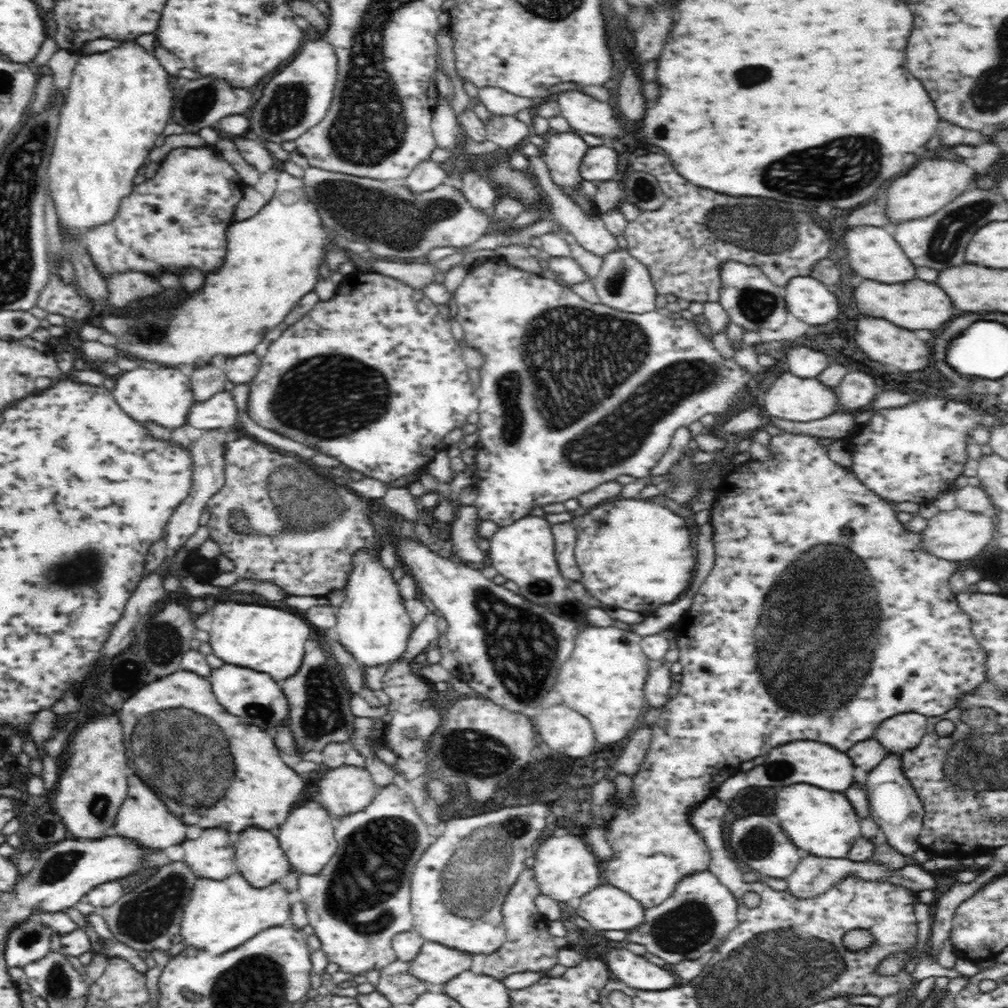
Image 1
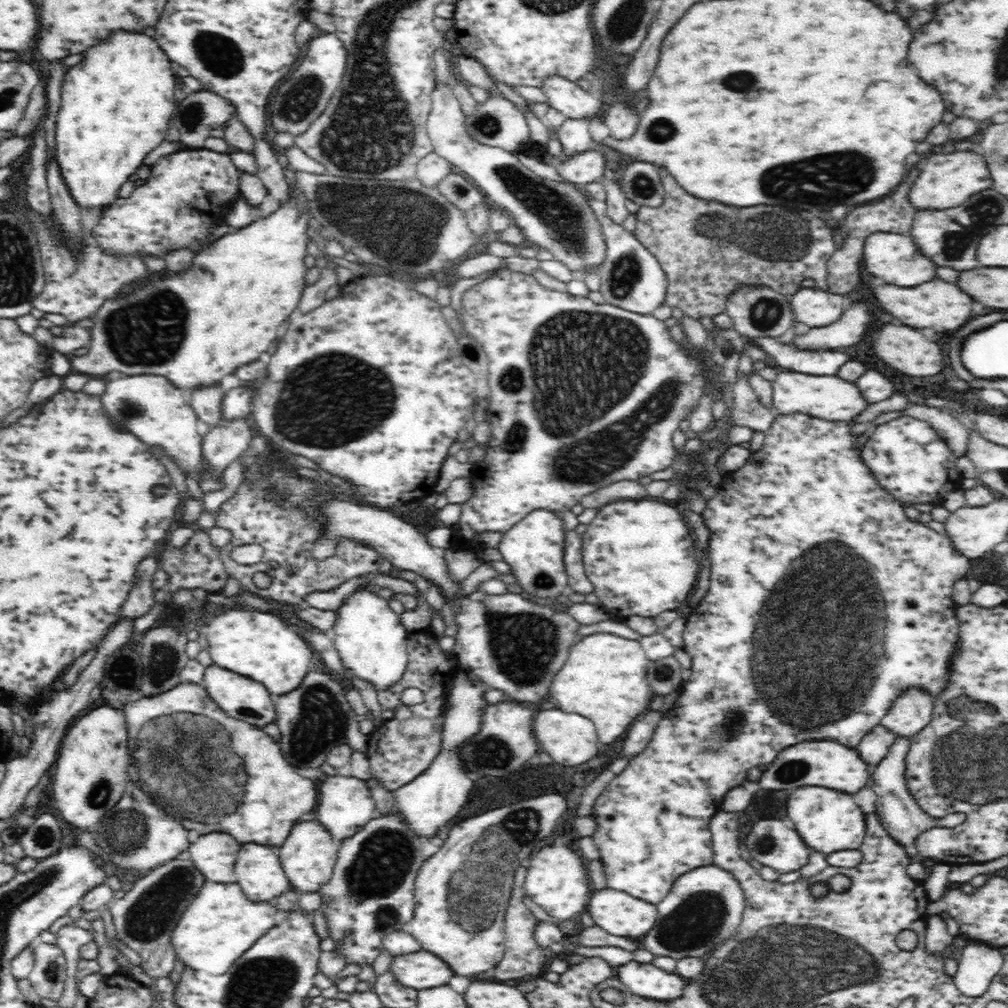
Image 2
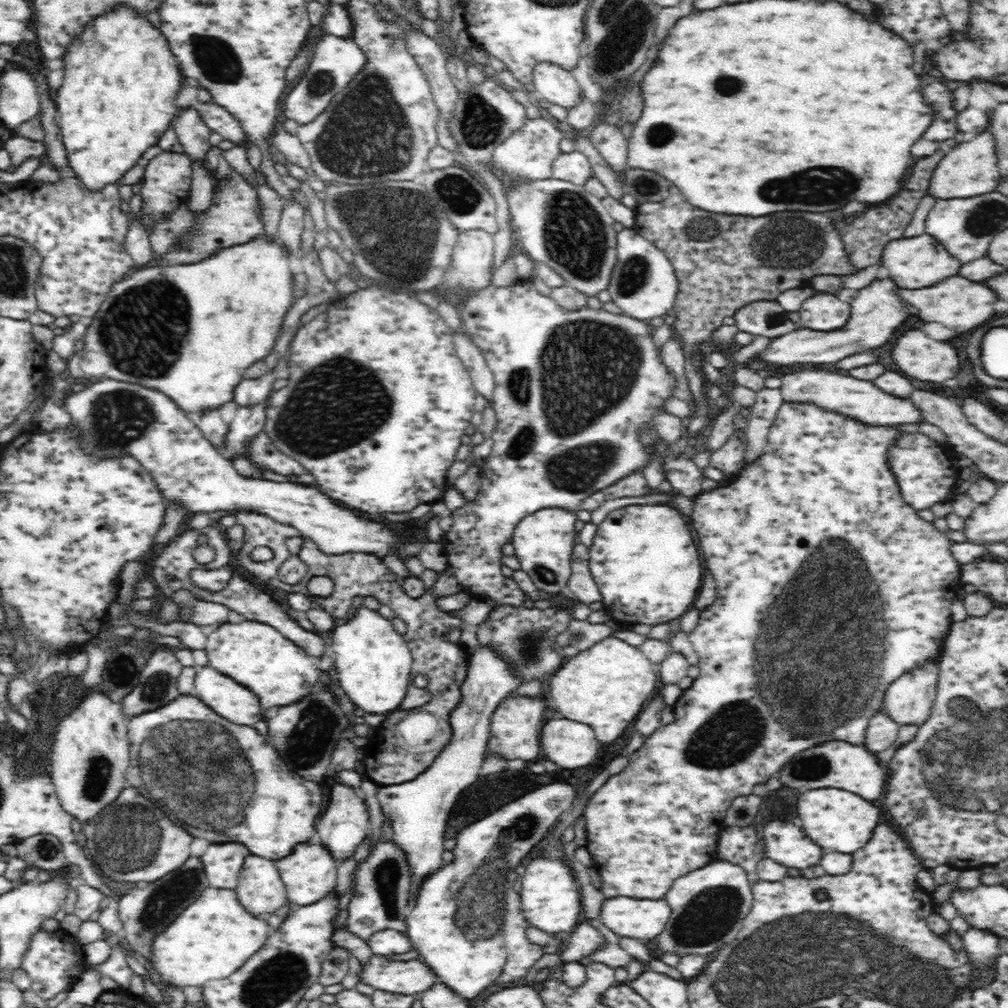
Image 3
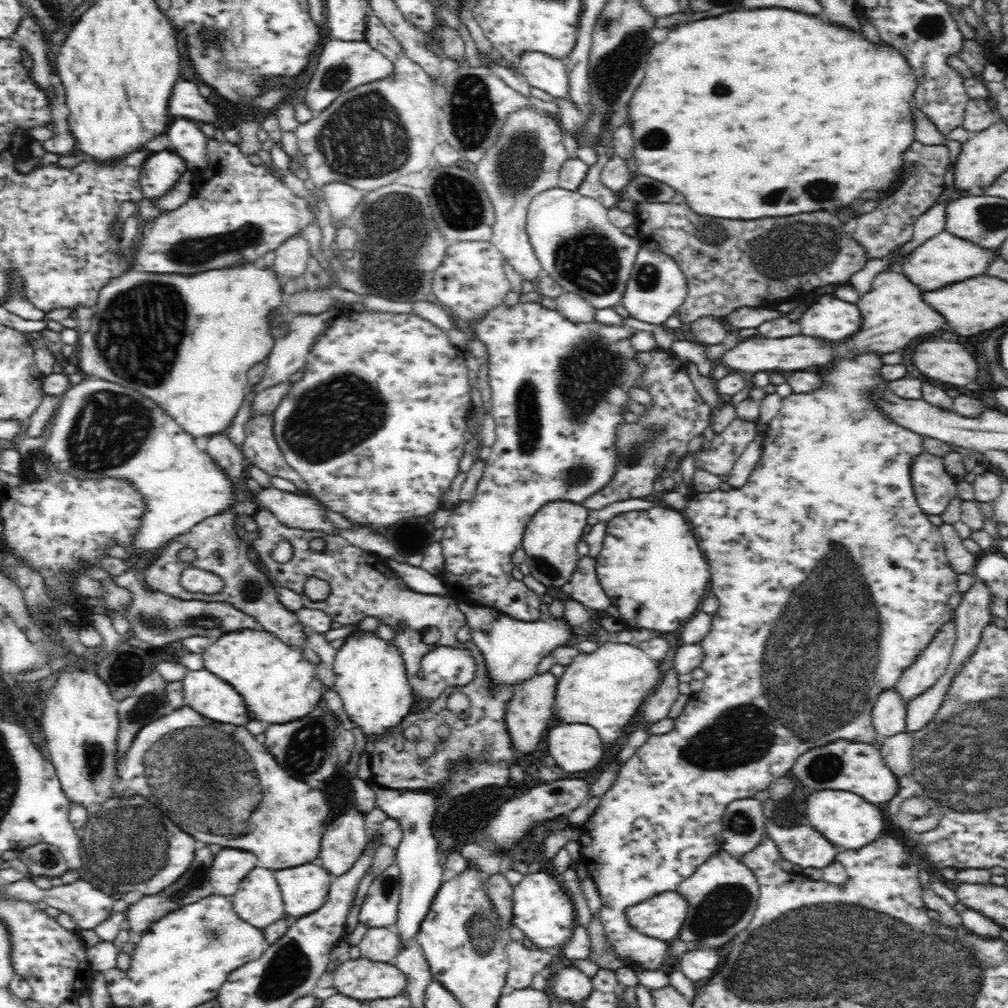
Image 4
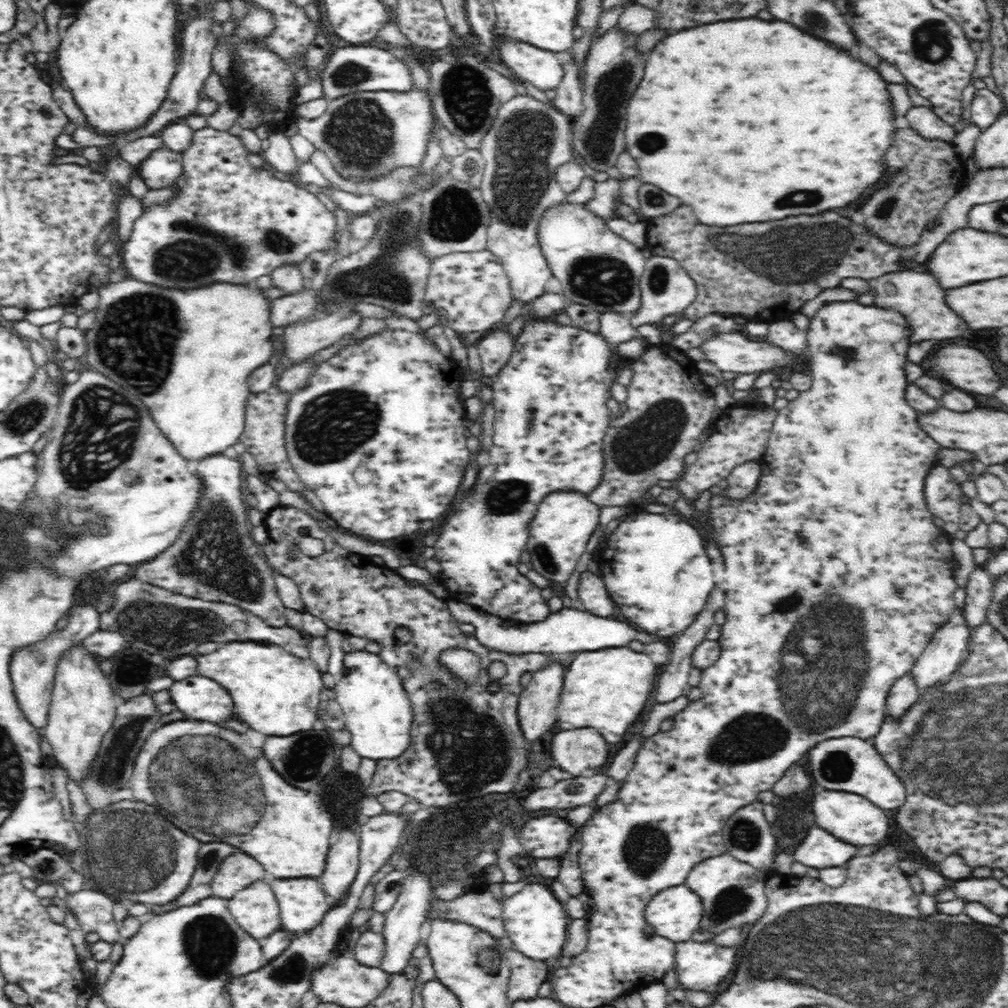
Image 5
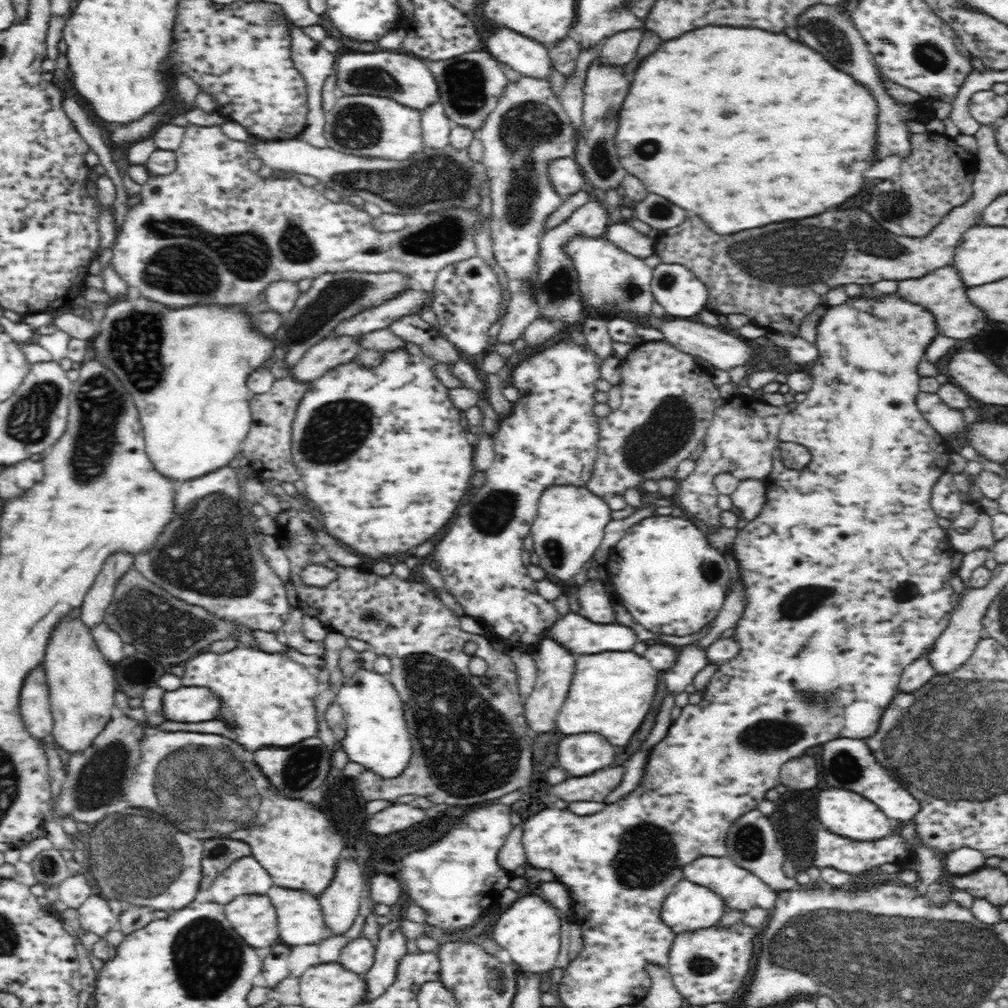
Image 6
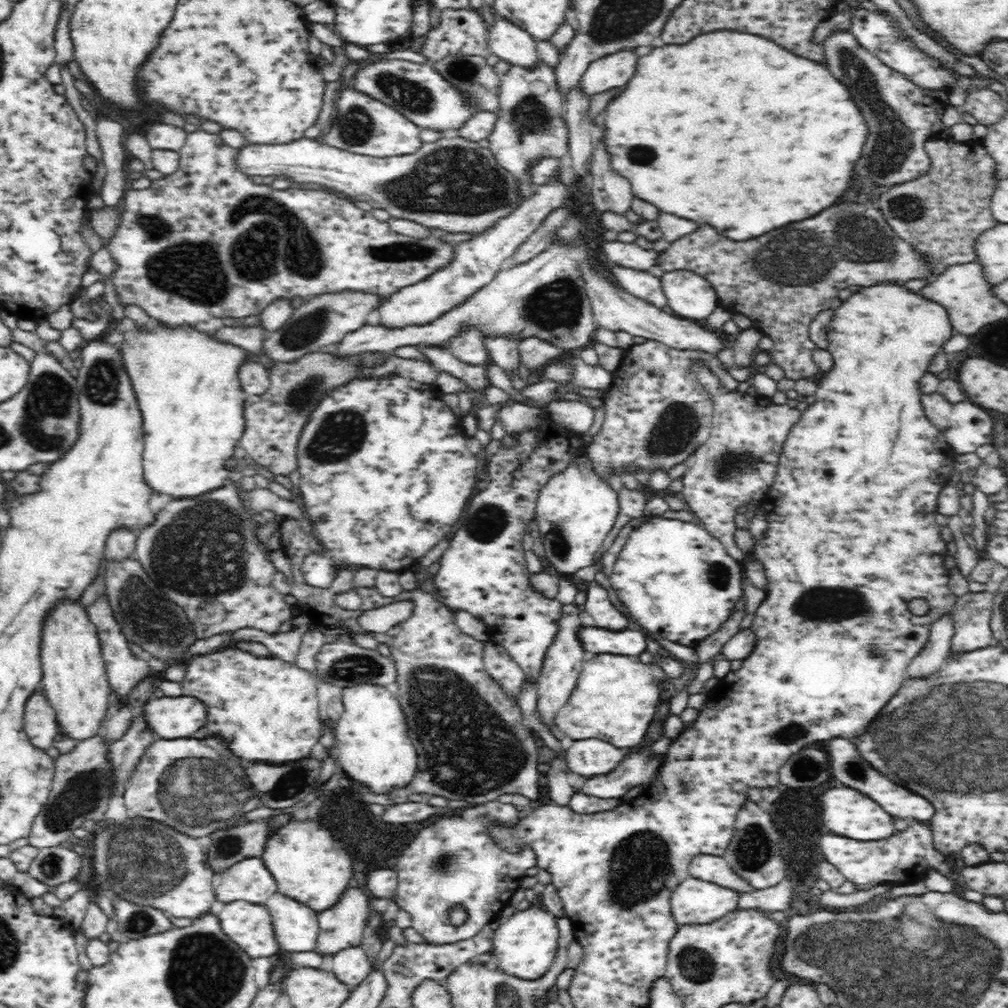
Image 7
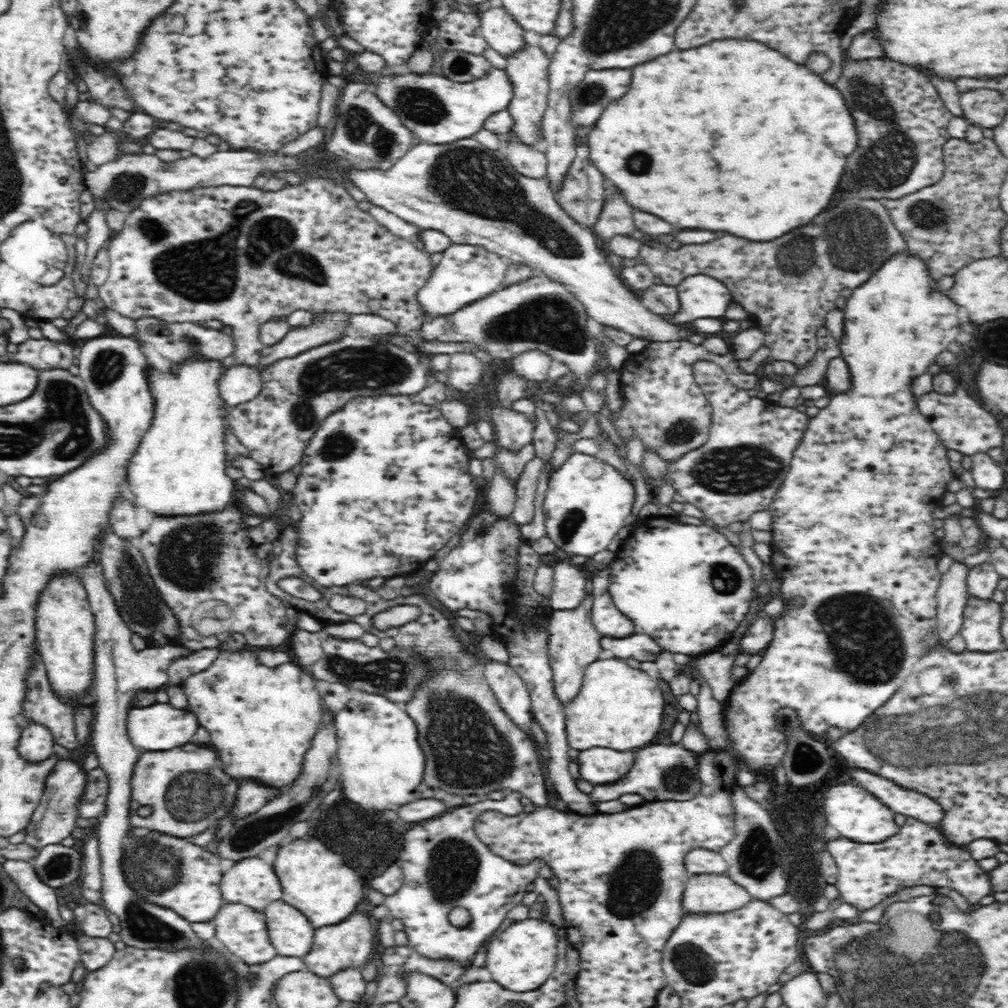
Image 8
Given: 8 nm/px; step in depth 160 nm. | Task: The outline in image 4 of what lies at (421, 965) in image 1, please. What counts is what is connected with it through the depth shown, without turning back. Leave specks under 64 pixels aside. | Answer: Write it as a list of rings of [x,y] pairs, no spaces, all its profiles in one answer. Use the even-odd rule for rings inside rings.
[[[364,957],[348,959],[339,964],[332,972],[332,986],[329,991],[336,990],[348,998],[364,1002],[374,998],[392,998],[406,990],[405,976],[392,964],[384,962],[372,962]]]

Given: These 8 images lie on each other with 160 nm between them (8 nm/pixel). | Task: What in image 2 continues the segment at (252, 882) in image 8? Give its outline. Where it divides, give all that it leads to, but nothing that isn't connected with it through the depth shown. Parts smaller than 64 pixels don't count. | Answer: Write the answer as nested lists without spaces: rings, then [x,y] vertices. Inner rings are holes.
[[[230,835],[220,836],[200,836],[194,844],[190,844],[188,852],[192,852],[191,859],[196,862],[196,867],[200,873],[215,884],[235,884],[235,865],[241,850],[241,845]]]

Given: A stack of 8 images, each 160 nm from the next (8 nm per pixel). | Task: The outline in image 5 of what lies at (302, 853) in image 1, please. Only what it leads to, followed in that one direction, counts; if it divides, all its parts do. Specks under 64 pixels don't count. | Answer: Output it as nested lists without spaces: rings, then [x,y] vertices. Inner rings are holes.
[[[270,879],[268,884],[279,906],[281,930],[304,936],[322,924],[330,906],[320,880]]]

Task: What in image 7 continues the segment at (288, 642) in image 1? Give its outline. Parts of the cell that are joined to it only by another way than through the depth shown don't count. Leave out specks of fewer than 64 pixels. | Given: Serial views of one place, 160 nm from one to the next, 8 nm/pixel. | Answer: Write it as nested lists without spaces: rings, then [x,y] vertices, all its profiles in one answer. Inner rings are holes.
[[[236,647],[194,656],[187,661],[181,687],[184,696],[202,702],[206,710],[204,727],[212,736],[222,738],[236,758],[262,762],[267,766],[288,766],[308,758],[312,746],[322,735],[323,721],[318,712],[316,677],[280,658],[260,658]]]

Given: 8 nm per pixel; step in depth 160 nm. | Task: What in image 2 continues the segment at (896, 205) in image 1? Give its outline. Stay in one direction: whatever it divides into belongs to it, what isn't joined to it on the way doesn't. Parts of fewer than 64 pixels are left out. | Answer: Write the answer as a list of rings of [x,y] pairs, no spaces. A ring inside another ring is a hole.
[[[979,147],[966,151],[952,153],[938,153],[924,160],[920,167],[922,172],[916,184],[910,190],[910,199],[916,210],[925,208],[952,208],[961,205],[970,196],[988,189],[994,189],[994,179],[984,159],[984,154]]]

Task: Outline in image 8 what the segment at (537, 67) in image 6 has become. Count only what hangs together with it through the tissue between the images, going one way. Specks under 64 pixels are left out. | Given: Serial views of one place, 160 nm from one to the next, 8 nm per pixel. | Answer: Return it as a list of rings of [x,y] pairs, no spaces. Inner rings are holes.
[[[492,5],[478,15],[483,37],[502,56],[516,52],[524,44],[523,28],[502,6]]]

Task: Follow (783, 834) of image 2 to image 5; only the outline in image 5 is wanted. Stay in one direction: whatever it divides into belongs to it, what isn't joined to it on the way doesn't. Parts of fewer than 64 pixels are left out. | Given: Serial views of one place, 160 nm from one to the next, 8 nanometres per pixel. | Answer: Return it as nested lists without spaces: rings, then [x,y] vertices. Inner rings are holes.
[[[812,828],[808,838],[796,846],[792,856],[797,862],[809,868],[830,868],[854,860],[856,856],[860,856],[862,850],[871,849],[842,842],[826,830]]]

